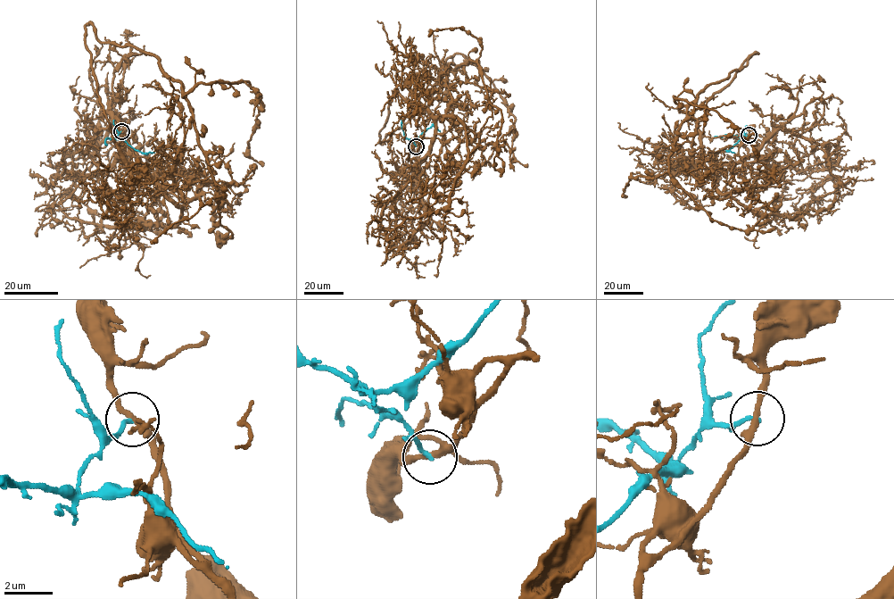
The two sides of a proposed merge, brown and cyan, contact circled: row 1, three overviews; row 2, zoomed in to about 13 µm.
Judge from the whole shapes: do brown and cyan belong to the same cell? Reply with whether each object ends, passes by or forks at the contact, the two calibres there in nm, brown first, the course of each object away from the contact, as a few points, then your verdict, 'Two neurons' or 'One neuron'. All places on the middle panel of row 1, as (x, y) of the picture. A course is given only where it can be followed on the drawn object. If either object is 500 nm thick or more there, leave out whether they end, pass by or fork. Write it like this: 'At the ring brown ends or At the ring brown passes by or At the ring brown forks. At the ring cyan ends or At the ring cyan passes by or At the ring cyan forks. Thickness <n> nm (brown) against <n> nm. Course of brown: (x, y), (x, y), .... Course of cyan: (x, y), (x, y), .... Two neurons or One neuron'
At the ring brown passes by. At the ring cyan ends. Thickness 240 nm (brown) against 190 nm. Course of brown: (416, 145), (444, 139), (432, 116), (395, 89), (381, 143), (469, 61), (501, 111), (493, 162), (501, 170). Course of cyan: (416, 145), (411, 141), (428, 128), (434, 126), (440, 131). Two neurons

